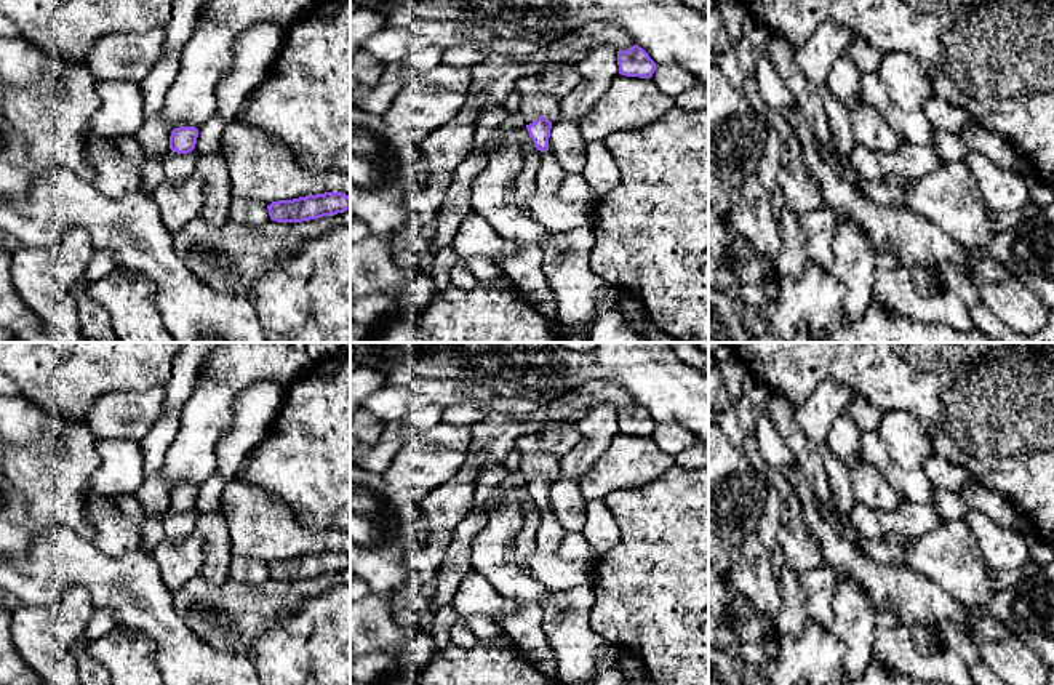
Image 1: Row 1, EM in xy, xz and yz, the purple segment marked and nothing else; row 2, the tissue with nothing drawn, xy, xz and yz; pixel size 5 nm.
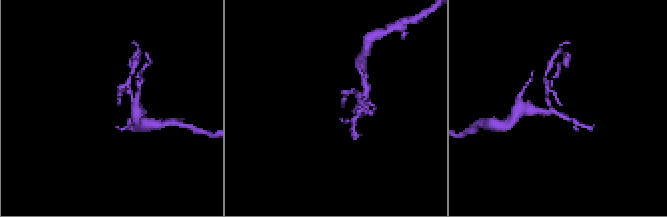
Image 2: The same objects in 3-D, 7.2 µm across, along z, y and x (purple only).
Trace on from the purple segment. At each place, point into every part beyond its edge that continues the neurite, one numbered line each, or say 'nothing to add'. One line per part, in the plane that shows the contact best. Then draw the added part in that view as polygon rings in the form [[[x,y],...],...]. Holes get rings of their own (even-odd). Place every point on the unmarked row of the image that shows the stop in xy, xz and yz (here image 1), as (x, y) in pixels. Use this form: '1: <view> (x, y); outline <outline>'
nothing to add

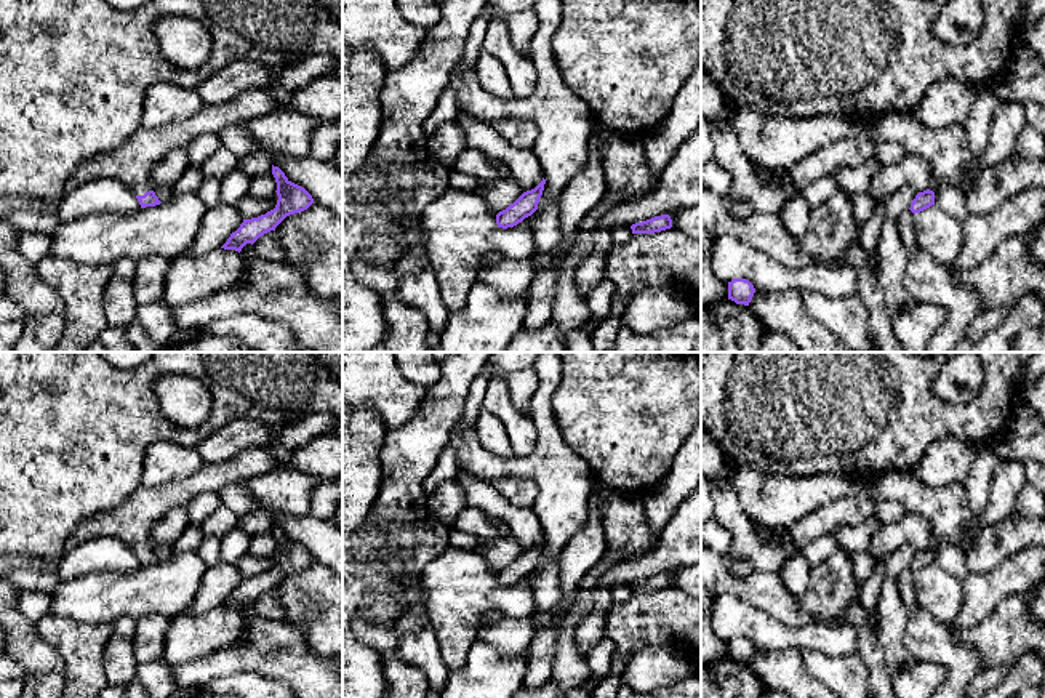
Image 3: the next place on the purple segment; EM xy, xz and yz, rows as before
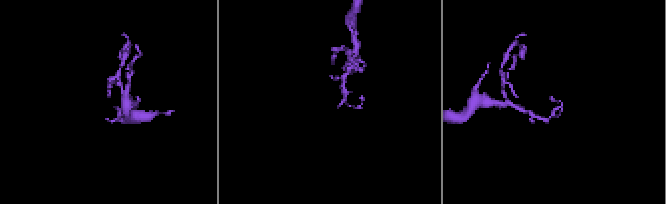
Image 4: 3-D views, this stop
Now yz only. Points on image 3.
1: yz (946, 509); outline [[[883,472],[864,480],[864,490],[875,499],[899,501],[906,512],[931,527],[930,549],[959,541],[971,520],[963,482],[930,487],[909,472]]]

